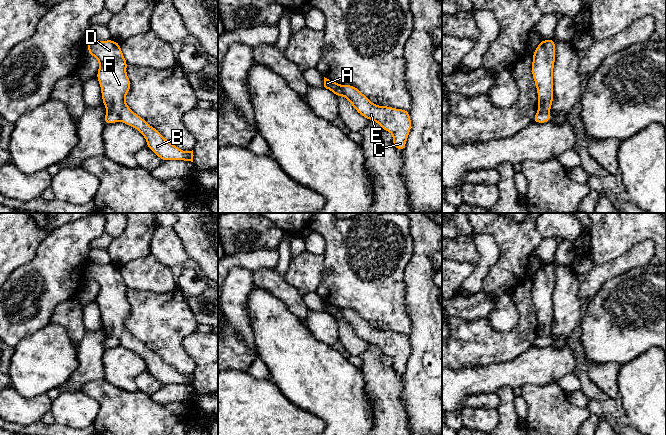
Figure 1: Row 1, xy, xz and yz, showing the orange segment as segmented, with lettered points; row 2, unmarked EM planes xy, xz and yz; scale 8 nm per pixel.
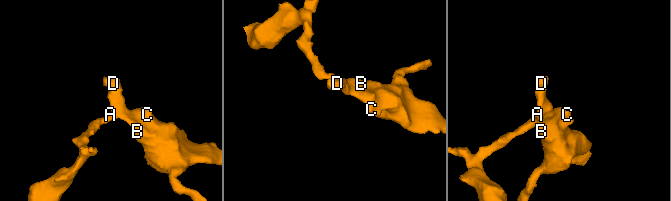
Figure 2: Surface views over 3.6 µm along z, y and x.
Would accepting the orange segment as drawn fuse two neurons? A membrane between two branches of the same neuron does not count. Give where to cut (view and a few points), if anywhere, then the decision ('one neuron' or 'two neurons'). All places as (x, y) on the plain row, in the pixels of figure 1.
xy (108, 335), (114, 336), (119, 343) | two neurons

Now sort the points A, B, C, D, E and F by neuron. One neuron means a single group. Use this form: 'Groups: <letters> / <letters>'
Groups: A / B C D E F

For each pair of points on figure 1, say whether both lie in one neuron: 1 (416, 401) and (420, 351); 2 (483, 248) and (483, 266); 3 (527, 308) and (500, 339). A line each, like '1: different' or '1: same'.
1: same
2: same
3: same

